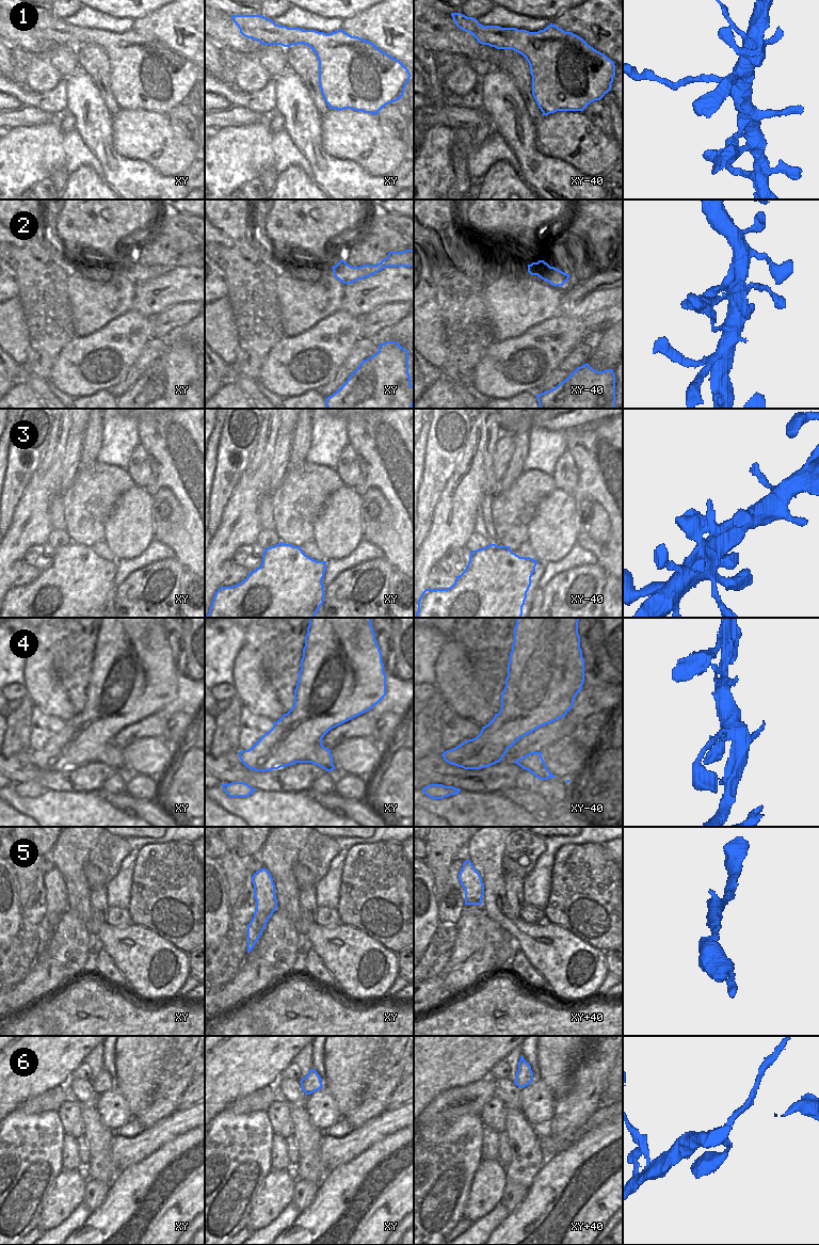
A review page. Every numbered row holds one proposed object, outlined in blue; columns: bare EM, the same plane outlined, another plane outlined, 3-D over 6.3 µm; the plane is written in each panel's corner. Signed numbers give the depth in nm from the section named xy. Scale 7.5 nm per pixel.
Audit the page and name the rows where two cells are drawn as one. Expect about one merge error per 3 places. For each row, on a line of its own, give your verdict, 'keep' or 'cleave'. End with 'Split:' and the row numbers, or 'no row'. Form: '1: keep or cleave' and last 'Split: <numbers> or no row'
1: cleave
2: keep
3: keep
4: keep
5: keep
6: cleave
Split: 1, 6

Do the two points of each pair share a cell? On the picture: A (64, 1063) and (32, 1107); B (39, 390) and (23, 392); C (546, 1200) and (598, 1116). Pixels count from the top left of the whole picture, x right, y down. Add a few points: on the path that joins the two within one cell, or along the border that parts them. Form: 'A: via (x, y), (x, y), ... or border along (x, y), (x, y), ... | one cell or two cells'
A: border along (65, 1083), (50, 1087), (20, 1104) | two cells
B: border along (22, 381), (37, 397) | two cells
C: border along (611, 1119), (585, 1132), (568, 1146) | two cells

